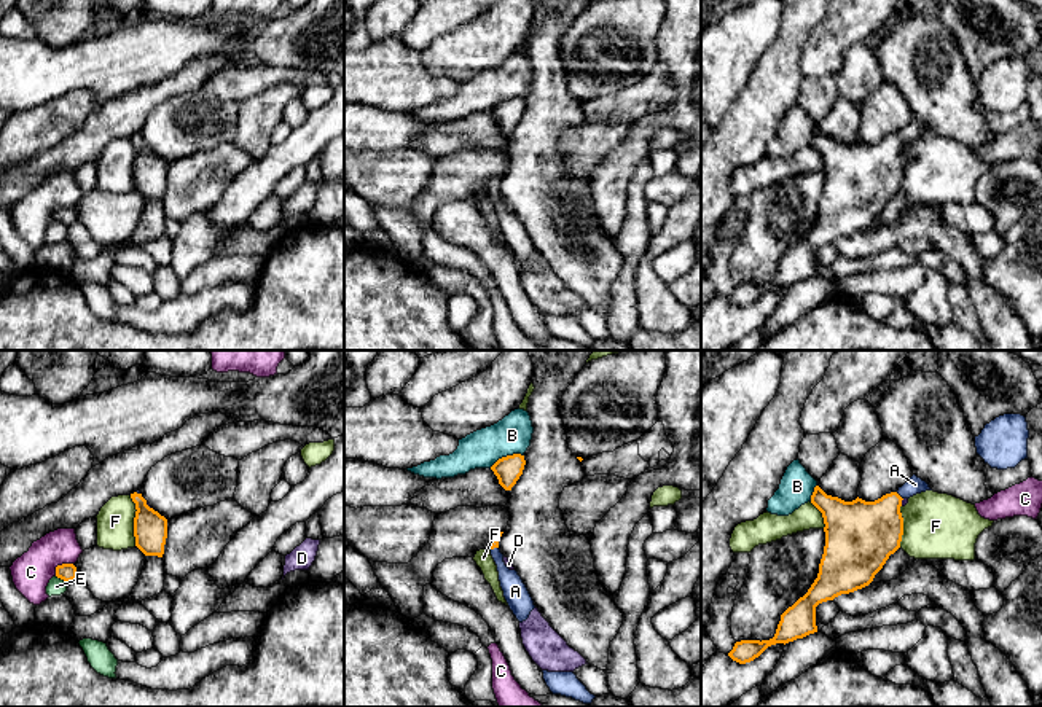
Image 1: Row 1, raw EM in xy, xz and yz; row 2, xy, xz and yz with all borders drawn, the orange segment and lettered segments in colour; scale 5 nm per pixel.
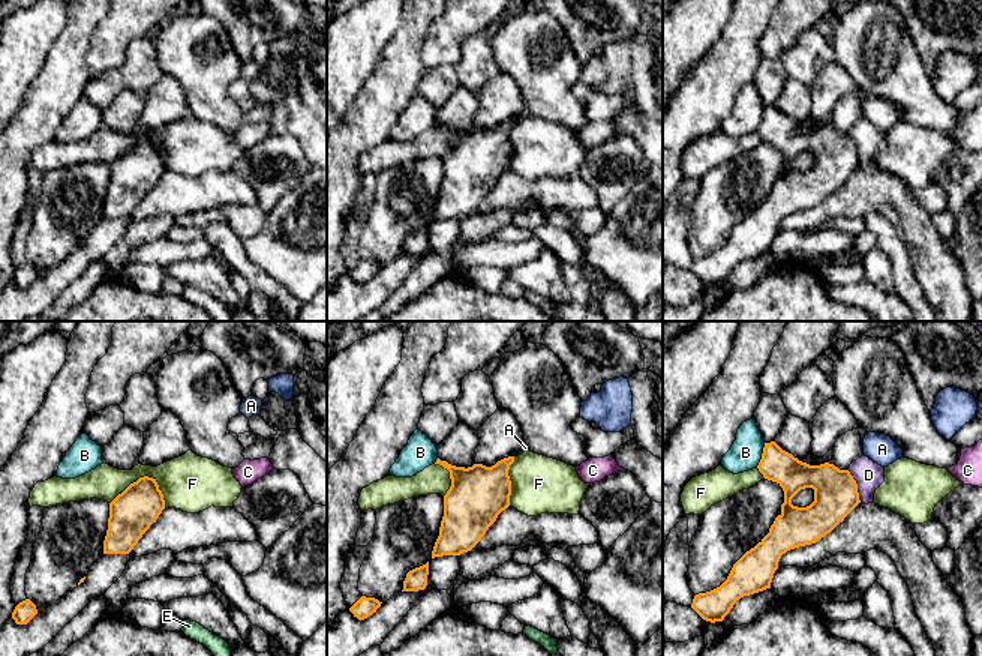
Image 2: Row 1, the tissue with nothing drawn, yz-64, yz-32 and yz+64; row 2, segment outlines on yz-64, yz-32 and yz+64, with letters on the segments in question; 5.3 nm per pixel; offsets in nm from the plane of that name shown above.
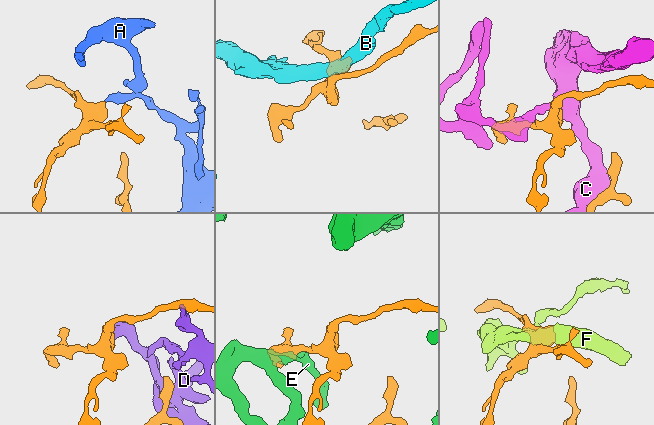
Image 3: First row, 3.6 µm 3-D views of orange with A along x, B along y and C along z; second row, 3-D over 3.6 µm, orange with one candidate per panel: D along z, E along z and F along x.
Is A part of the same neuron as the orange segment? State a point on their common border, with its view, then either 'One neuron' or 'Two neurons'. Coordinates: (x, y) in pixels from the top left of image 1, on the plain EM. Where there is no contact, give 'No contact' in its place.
Touches orange at yz (899, 139). One neuron

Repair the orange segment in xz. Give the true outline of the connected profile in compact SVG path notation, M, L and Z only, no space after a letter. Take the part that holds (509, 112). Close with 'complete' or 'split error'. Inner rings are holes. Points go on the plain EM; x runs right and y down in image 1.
M513 97L513 99L507 99L507 100L499 102L491 110L491 113L497 119L499 127L505 134L511 134L511 131L516 127L516 124L523 118L524 108L526 108L524 99Z; complete

